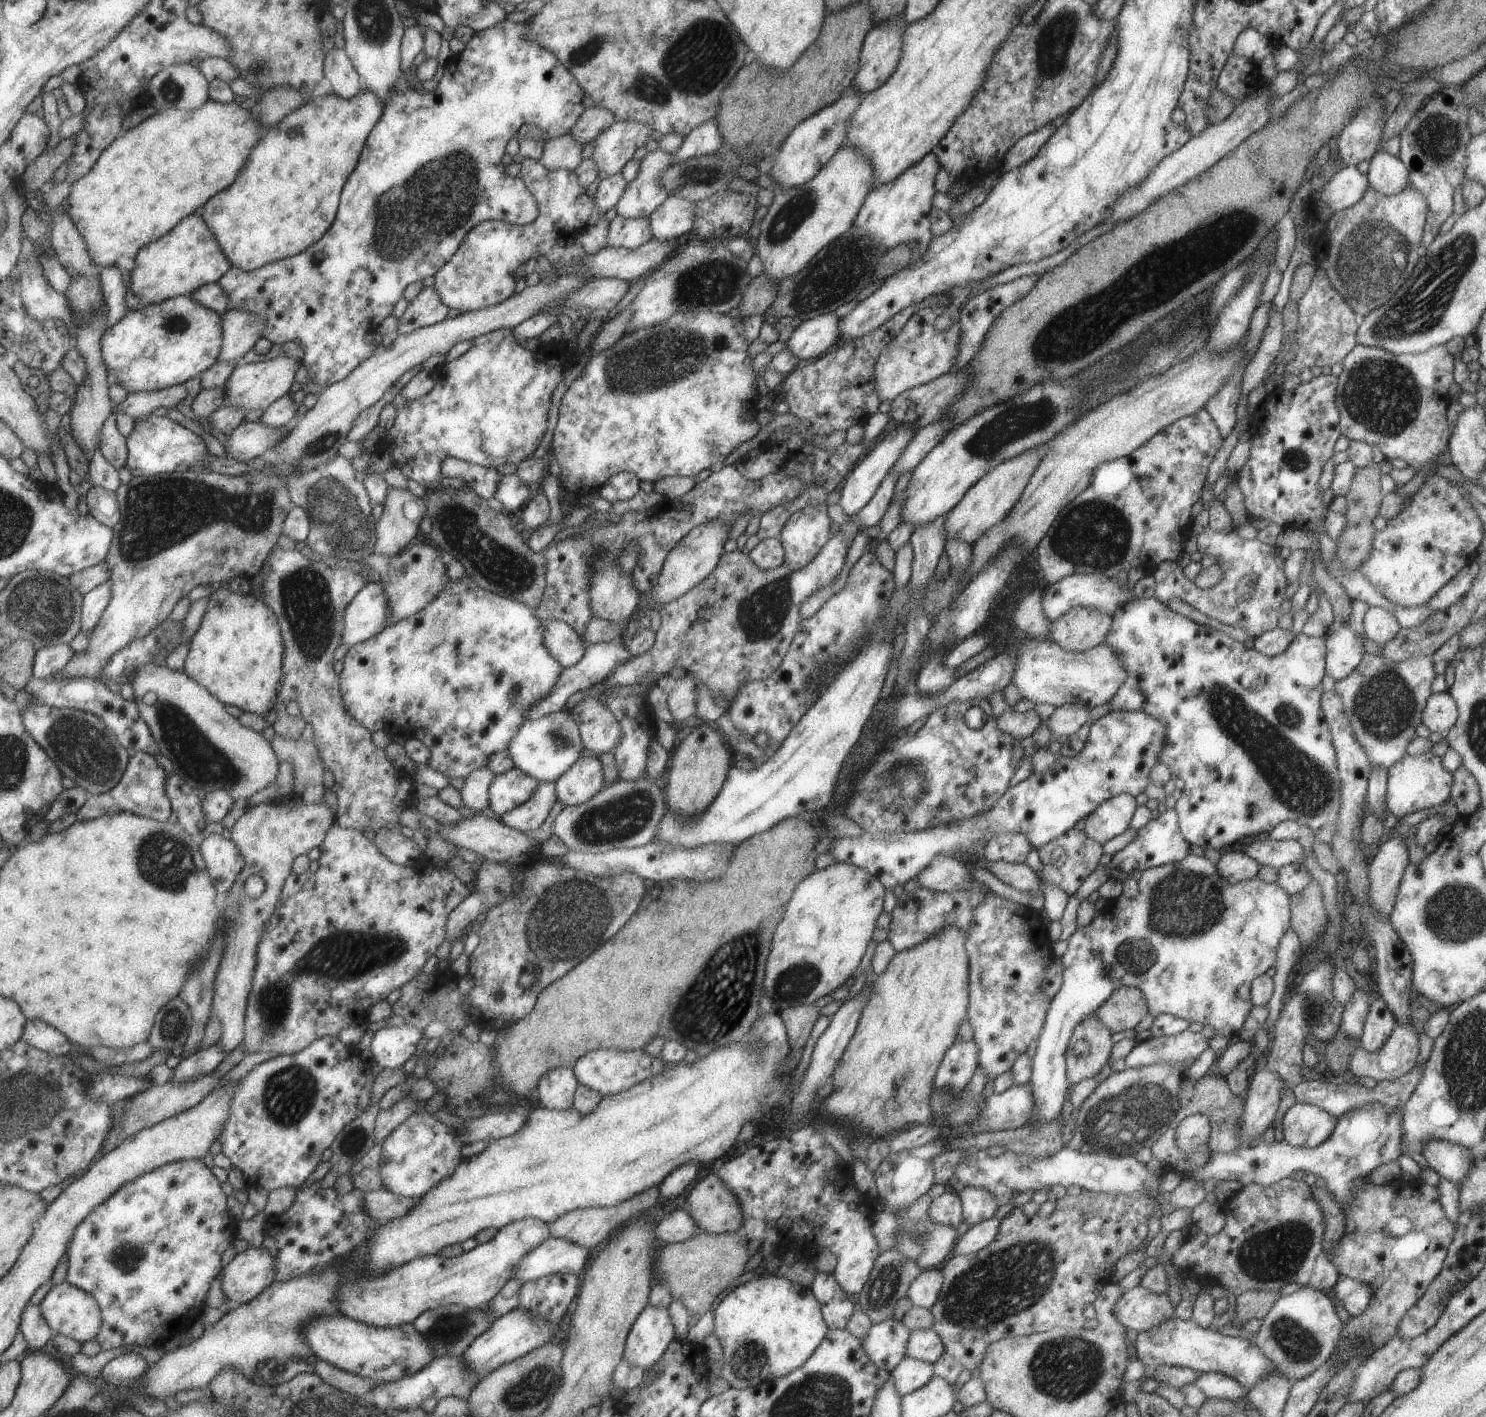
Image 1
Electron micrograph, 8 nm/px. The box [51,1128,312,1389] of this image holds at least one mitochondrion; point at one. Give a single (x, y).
(128, 1257)

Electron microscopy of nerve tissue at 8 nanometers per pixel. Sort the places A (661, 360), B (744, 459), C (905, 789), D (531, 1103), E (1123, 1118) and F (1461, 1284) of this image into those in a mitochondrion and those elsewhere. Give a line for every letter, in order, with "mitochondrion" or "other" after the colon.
A: mitochondrion
B: other
C: mitochondrion
D: other
E: mitochondrion
F: other

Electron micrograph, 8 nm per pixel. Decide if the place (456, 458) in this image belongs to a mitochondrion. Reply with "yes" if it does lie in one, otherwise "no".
no

